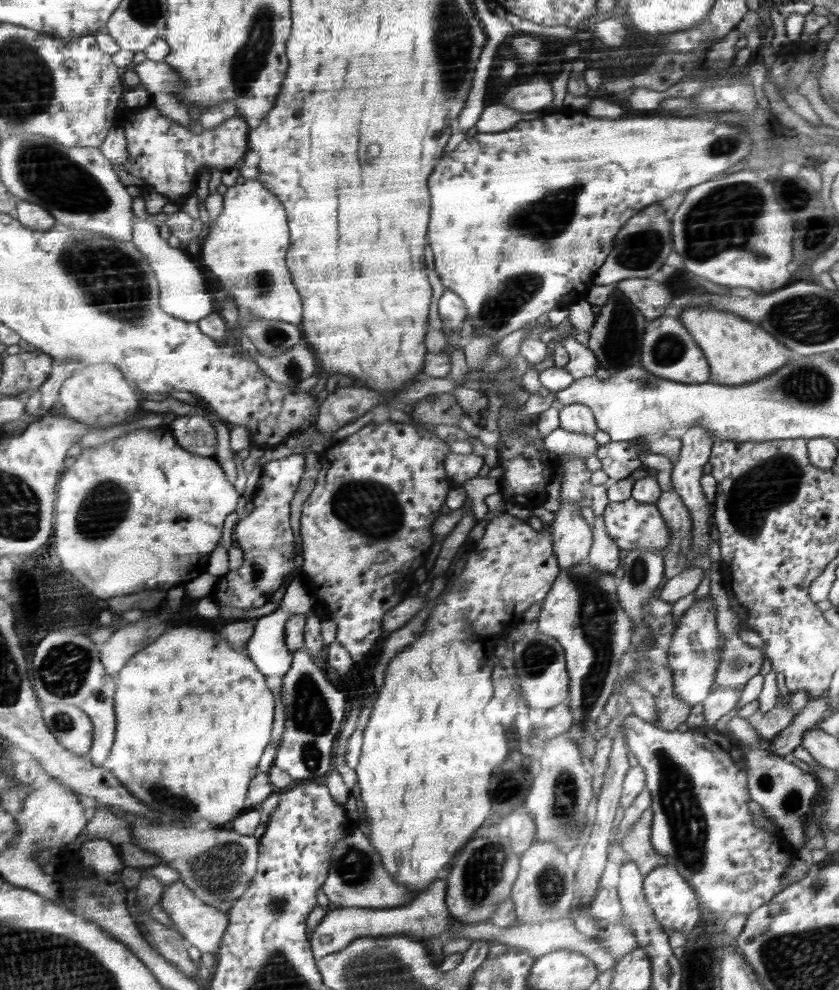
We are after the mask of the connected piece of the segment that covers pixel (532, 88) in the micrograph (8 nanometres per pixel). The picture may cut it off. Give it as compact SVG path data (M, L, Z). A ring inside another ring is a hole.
M532 78L530 82L524 82L520 86L510 88L508 92L502 94L502 102L510 108L522 112L532 112L533 110L546 110L546 106L552 102L554 92L552 84L544 78Z

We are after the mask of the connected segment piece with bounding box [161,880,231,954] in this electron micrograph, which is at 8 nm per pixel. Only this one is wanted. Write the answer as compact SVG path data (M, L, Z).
M182 880L168 886L161 906L175 923L174 927L192 941L194 946L197 946L202 952L218 954L231 923L229 913L220 910L216 906L210 906L209 903L198 898L194 890Z

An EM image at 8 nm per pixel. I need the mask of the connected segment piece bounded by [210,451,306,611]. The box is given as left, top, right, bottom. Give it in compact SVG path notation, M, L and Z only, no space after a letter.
M299 451L263 466L260 490L252 497L254 510L248 518L236 521L235 536L244 553L242 566L231 570L217 582L210 595L217 604L222 602L224 606L234 606L244 611L260 608L271 602L274 592L284 584L284 578L294 567L294 558L298 553L290 527L290 502L298 490L305 468L304 454Z

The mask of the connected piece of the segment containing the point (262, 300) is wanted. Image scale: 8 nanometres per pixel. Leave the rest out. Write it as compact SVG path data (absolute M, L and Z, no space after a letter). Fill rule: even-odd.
M257 178L229 187L224 195L224 210L215 220L214 225L201 242L204 252L200 260L206 270L211 269L213 274L221 280L224 292L231 295L238 306L241 322L248 322L253 318L266 320L283 320L290 324L300 325L304 316L304 302L301 293L290 276L286 264L286 253L290 246L290 234L285 207L278 200L276 194L270 191Z

